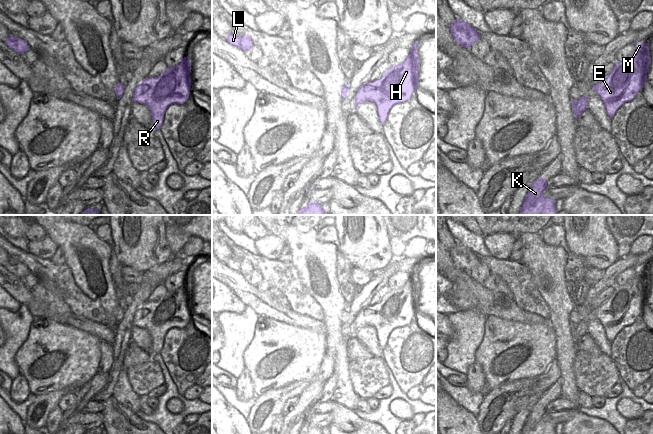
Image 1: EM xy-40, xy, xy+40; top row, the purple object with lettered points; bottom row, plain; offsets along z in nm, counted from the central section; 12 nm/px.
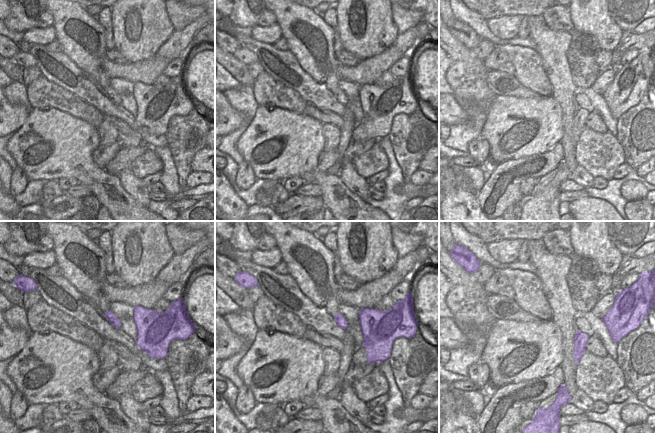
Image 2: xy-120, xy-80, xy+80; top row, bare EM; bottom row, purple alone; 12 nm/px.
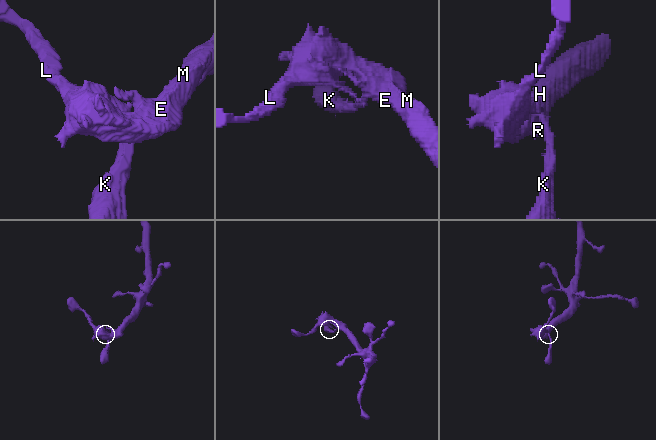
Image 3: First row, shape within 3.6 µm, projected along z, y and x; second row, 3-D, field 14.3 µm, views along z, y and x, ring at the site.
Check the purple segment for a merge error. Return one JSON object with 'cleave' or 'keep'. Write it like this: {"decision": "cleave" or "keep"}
{"decision": "keep"}

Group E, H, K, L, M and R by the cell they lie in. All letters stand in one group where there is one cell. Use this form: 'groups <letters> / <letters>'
groups E H K L M R

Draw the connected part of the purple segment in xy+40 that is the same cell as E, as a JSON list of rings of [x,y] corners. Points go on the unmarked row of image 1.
[[[636,267],[634,277],[622,286],[615,286],[611,297],[593,310],[609,342],[612,343],[616,335],[624,327],[632,325],[644,311],[650,288],[649,268]]]

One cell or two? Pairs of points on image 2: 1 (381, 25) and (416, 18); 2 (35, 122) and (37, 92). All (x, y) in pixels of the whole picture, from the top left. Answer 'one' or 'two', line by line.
1: two
2: two

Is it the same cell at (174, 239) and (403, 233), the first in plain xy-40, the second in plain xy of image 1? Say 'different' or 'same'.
different

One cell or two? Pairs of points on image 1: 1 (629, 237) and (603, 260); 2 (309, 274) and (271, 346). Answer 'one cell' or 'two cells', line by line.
1: two cells
2: two cells

